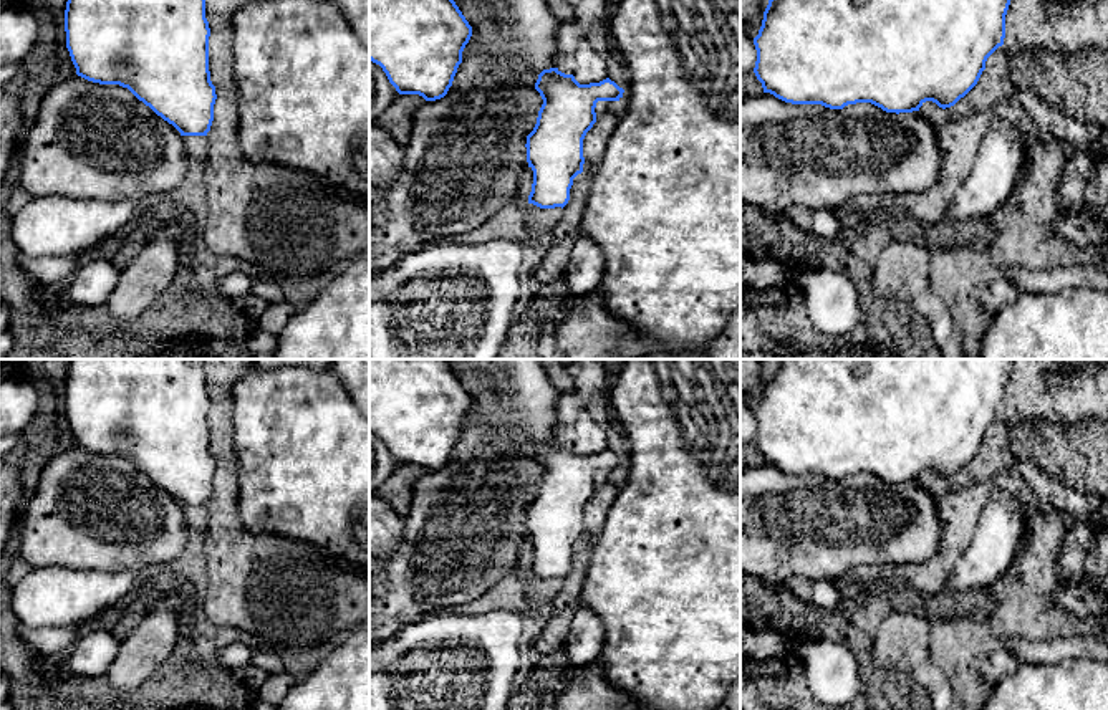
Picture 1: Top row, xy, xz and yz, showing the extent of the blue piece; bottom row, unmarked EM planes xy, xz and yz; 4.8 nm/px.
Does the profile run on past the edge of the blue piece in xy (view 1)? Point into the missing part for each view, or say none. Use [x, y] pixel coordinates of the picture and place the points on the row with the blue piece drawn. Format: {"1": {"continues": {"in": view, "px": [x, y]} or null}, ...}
{"1": {"continues": null}}

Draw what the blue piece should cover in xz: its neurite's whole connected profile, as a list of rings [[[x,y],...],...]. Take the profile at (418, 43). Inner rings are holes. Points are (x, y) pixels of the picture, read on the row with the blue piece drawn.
[[[369,0],[369,60],[383,68],[399,94],[419,94],[436,101],[452,86],[472,26],[454,0]]]

